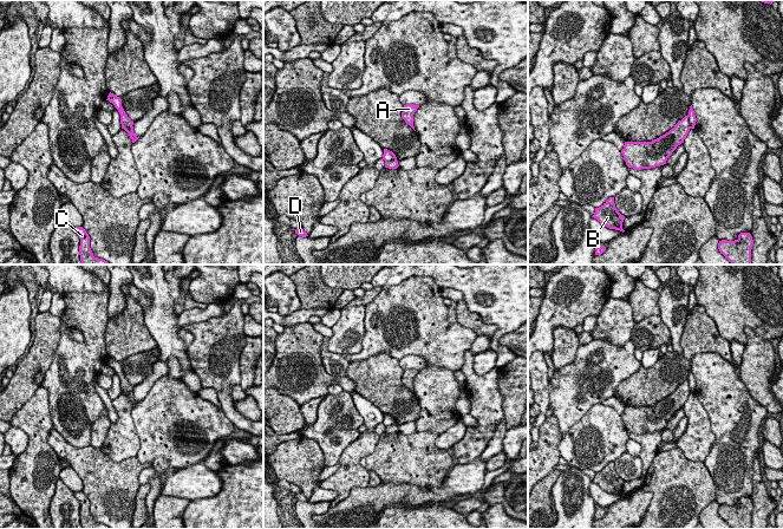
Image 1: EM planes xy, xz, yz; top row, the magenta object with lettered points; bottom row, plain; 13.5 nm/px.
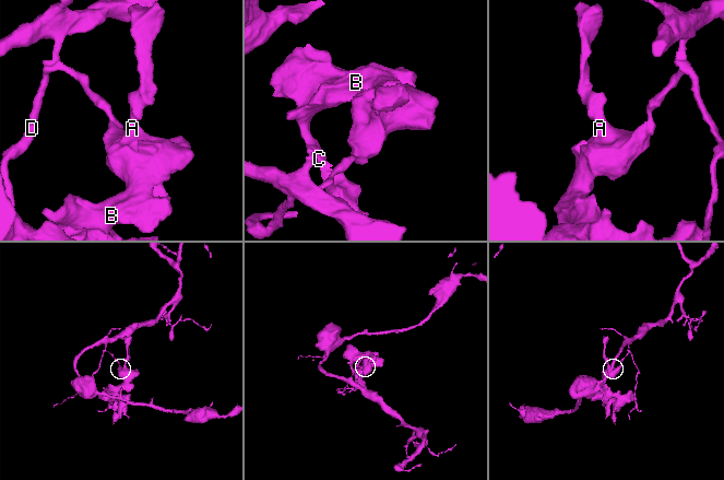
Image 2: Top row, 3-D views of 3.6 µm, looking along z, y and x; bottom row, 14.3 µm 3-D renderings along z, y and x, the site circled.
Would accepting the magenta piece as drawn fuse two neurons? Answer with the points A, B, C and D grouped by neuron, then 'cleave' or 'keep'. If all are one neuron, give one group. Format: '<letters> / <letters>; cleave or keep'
A B C / D; cleave

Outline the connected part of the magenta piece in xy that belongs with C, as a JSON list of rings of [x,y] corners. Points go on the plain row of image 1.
[[[76,491],[74,496],[80,503],[79,520],[83,529],[110,529],[107,525],[93,521],[90,512],[90,501],[83,491]]]

